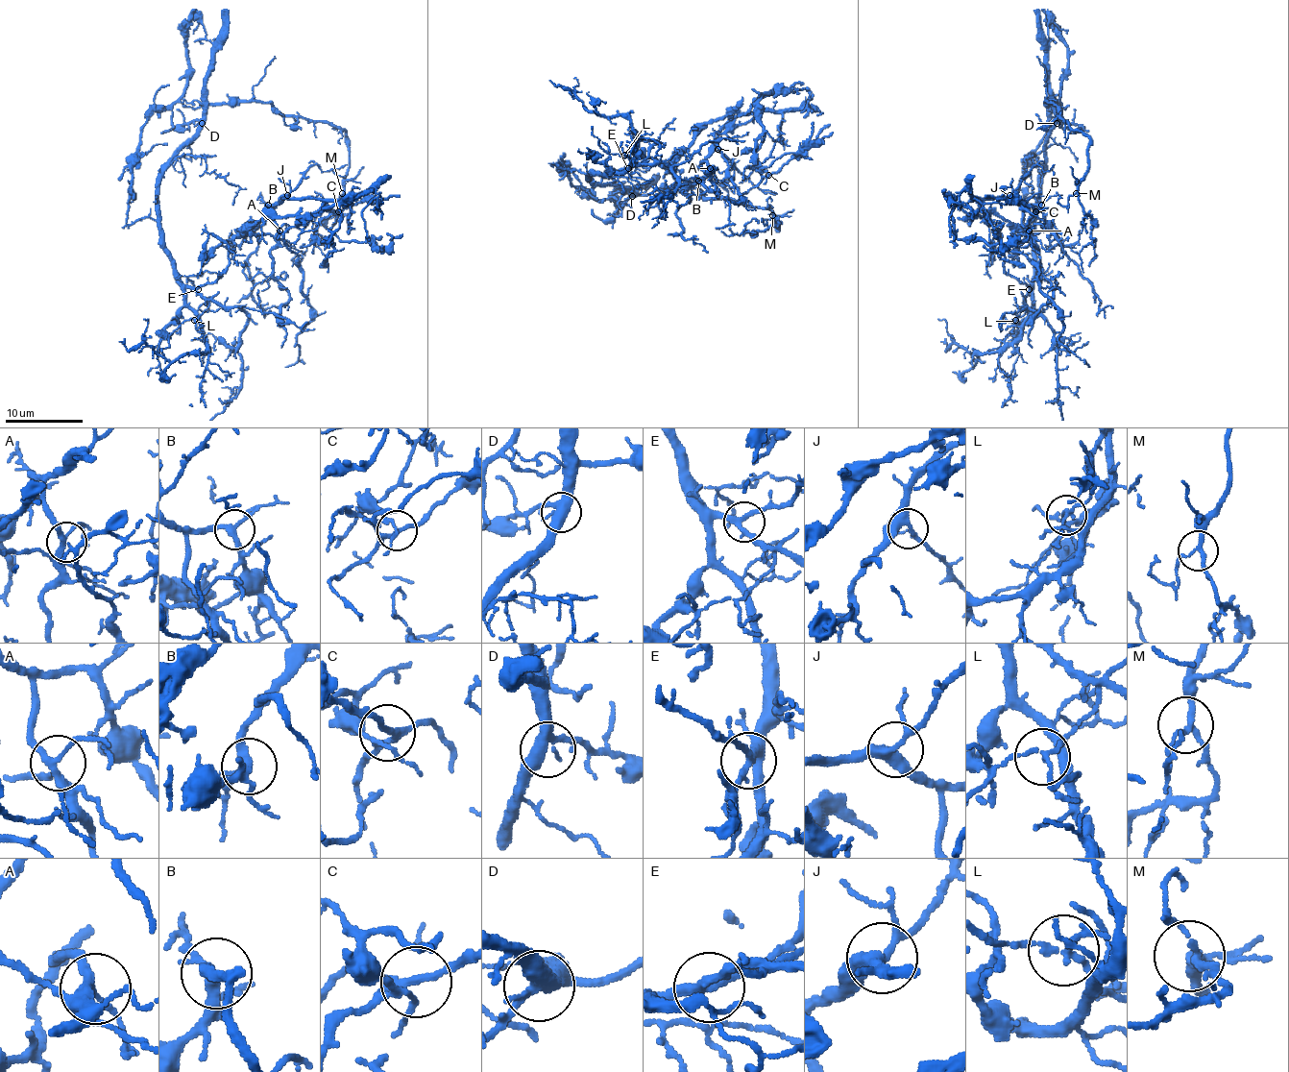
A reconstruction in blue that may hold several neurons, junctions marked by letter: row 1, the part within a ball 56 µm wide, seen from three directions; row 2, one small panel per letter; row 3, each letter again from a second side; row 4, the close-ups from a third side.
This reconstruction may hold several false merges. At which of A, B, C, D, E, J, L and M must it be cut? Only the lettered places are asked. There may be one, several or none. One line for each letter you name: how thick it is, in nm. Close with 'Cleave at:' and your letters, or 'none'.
Cleave at: none

